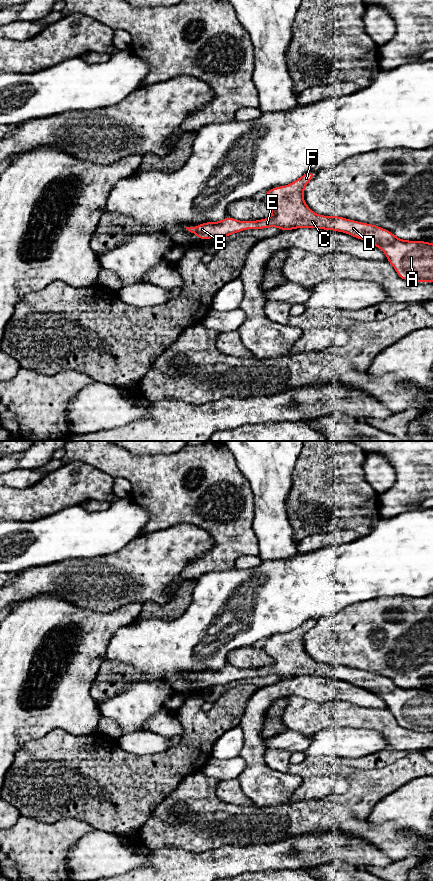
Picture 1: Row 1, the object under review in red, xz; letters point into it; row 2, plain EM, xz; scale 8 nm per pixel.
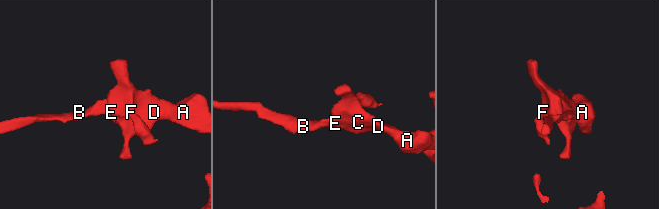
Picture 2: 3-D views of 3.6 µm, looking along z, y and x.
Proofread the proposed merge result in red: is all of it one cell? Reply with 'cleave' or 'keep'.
keep

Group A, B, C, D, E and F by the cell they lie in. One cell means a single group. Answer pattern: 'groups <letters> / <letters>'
groups A B C D E F

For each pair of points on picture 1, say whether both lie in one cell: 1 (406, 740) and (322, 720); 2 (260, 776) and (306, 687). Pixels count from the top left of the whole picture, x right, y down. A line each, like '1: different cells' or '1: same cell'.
1: same cell
2: same cell

